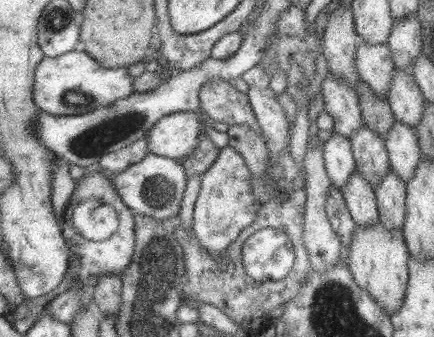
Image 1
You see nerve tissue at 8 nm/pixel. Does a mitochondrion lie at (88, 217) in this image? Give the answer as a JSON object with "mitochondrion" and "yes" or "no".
{"mitochondrion":"no"}

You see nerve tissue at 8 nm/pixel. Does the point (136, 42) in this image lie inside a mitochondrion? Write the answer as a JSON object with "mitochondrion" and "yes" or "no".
{"mitochondrion":"no"}

